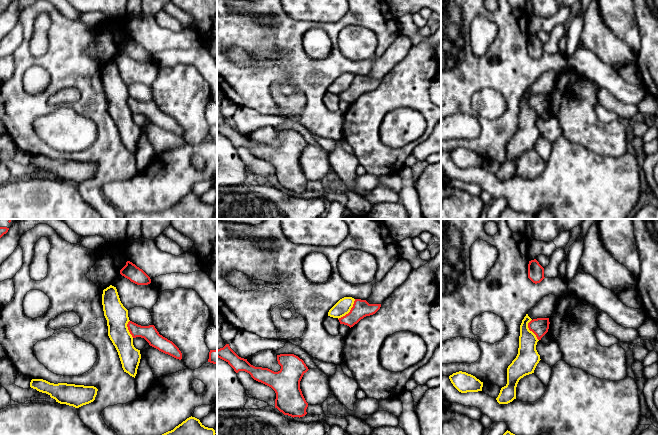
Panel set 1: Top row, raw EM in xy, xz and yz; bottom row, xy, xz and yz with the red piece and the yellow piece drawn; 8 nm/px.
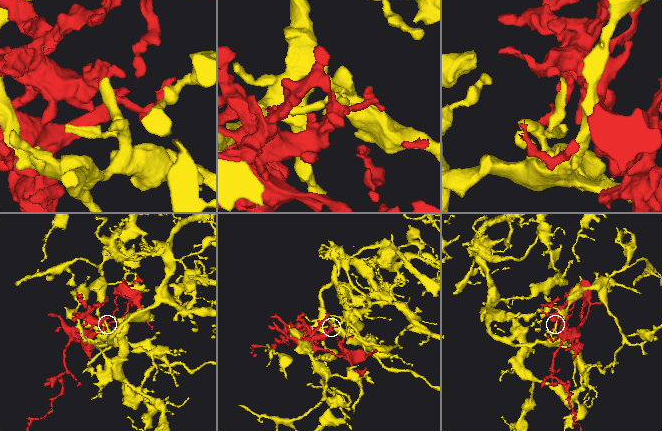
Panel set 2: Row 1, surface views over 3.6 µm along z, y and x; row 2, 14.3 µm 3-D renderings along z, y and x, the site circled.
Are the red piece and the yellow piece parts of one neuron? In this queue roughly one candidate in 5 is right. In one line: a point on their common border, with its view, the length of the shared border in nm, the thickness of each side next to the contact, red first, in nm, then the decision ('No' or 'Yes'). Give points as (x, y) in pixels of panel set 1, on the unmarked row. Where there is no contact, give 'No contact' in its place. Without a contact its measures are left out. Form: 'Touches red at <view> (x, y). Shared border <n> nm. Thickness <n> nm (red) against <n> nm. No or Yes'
Touches red at xz (350, 87). Shared border 220 nm. Thickness 140 nm (red) against 120 nm. No

